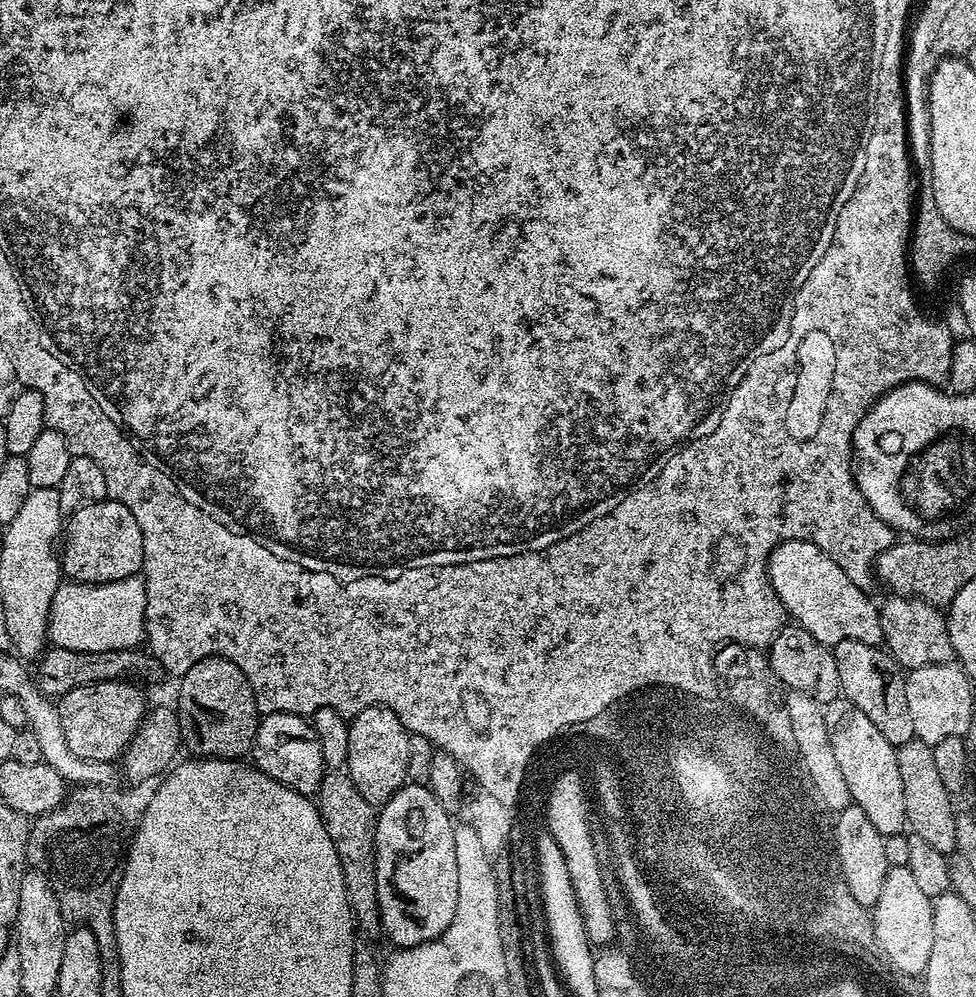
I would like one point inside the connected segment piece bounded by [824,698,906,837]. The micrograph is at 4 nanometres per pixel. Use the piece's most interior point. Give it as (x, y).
(868, 762)

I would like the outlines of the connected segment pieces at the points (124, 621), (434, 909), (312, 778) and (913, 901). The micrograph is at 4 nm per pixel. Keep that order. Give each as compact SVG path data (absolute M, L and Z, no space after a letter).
M139 575L127 576L109 584L61 583L52 603L50 640L55 647L79 652L122 652L132 650L145 639L146 586Z
M405 783L379 809L376 818L376 881L378 882L378 902L388 904L408 904L412 916L404 916L400 924L385 923L383 935L396 943L397 949L413 948L425 944L439 936L454 922L458 910L458 854L454 842L454 820L434 798L432 789L423 783Z
M285 712L264 716L257 726L257 736L252 746L250 760L270 778L309 798L319 793L320 784L324 781L326 769L322 758L322 746L311 723L302 716Z
M908 867L889 868L882 882L882 894L878 894L878 902L870 910L870 919L879 955L897 973L913 978L923 974L930 962L930 946L934 946L934 914L932 900L922 894Z

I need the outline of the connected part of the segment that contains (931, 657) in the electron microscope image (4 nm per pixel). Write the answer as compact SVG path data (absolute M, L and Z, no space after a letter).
M892 594L887 598L889 600L885 604L879 605L882 634L887 651L892 653L901 668L911 670L935 664L951 664L956 660L945 613L937 605L917 600L914 596Z

